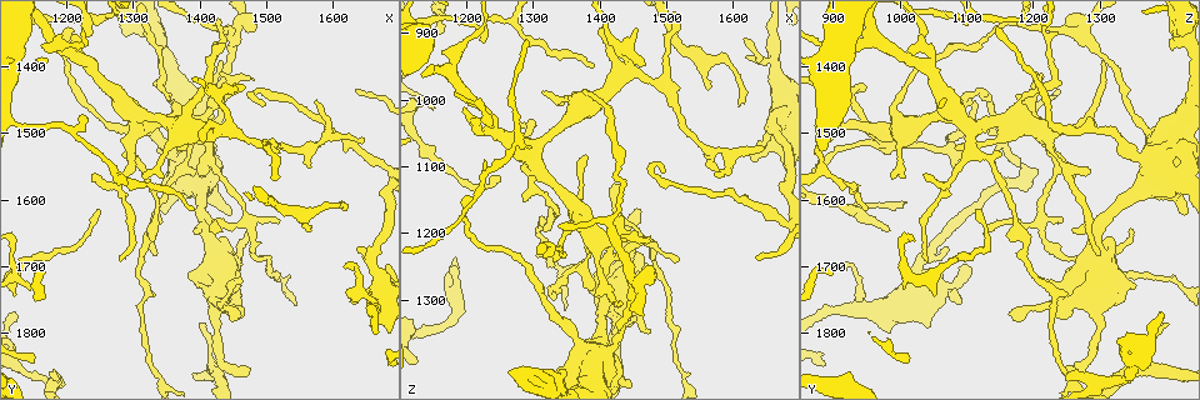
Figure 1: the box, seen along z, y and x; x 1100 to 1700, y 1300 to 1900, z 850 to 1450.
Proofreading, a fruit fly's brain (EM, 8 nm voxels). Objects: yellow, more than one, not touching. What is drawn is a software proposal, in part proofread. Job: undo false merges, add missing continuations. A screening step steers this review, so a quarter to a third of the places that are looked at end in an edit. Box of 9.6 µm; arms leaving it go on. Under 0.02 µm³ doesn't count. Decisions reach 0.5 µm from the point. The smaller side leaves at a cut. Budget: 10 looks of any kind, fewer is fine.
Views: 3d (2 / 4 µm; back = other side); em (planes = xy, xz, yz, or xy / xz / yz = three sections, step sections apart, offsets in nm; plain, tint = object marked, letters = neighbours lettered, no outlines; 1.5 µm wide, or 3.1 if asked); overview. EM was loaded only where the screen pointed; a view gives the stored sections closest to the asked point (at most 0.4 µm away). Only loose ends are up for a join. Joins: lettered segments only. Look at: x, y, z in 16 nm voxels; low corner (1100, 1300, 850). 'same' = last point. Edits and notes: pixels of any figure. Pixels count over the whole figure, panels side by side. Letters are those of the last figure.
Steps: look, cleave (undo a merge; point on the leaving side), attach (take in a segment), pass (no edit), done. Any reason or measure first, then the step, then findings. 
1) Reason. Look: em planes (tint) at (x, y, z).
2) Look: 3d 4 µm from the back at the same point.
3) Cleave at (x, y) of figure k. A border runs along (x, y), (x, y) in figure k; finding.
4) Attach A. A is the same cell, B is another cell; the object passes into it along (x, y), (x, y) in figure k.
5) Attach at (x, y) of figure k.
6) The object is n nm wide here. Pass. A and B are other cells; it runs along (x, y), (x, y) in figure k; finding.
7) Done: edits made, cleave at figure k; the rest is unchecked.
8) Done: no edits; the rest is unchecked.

An open end. Look: em xy step 4 (letters) at (1475, 1420, 1210).

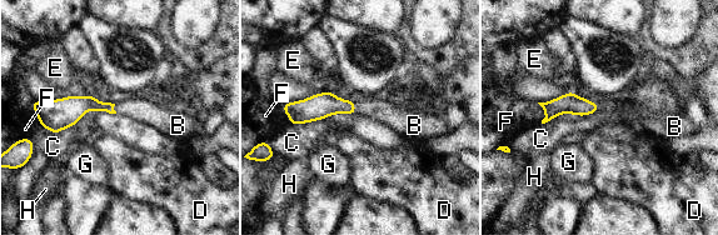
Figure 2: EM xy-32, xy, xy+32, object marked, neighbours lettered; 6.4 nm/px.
Attach at (375, 108) of figure 2. B is the same cell, C, D, E, F, G and H are other cells; the object passes into it along (318, 106), (354, 109), (375, 108) in figure 2; the cell continues.

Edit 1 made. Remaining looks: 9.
Look: overview.

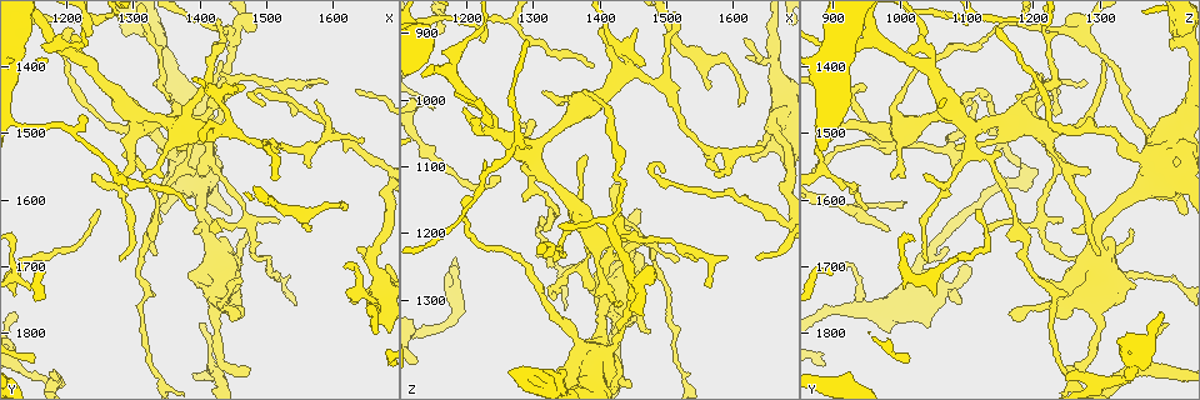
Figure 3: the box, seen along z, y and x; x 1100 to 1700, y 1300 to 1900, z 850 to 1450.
Tapers out. Look: em planes (letters) at (1610, 1605, 1010).

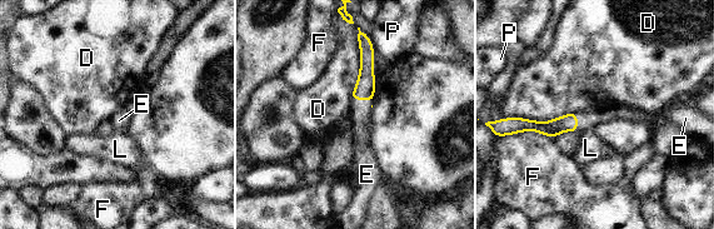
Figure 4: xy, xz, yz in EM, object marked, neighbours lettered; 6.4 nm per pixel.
The longest contact is with D, 460 nm. Attach at (360, 109) of figure 4. E is the same cell, D, F, L and P are other cells; the object passes into it along (364, 89), (363, 99), (360, 109) in figure 4; the cell continues.

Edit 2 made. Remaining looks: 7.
Look: overview.

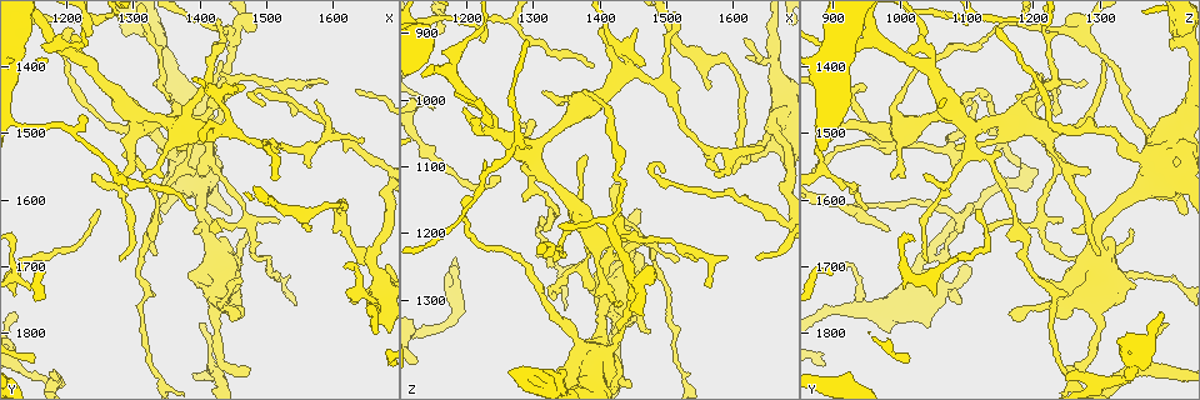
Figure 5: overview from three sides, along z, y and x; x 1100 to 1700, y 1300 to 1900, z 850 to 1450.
Look: em xy step 8 (tint) at (1345, 1440, 1210).

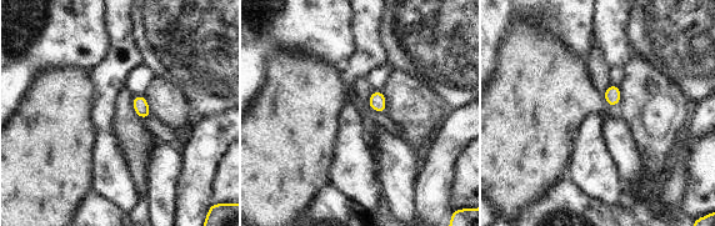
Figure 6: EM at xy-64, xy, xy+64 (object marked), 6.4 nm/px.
Look: em planes (letters) at the same point.

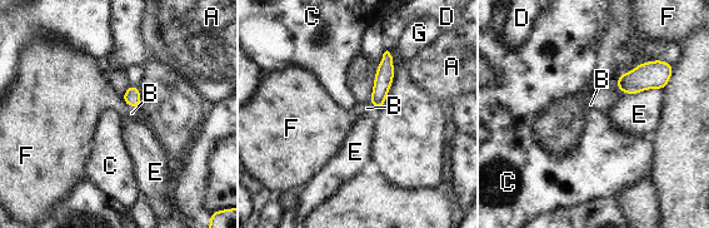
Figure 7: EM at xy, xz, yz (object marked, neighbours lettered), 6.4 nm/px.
The longest contact is with E, 190 nm. Pass. A, B, C, D, E, F and G are other cells; a border runs along (124, 102), (138, 109) in figure 7; continuous, no second cell.

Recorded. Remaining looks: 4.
An open end. Look: em planes (letters) at (1400, 1790, 1405).

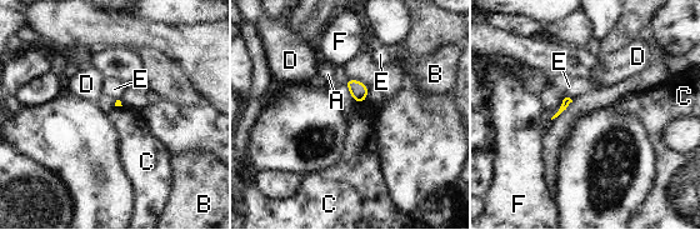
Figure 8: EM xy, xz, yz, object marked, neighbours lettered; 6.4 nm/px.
Pass. A, B, C, D, E and F are other cells; a border runs along (355, 101), (363, 103) in figure 8; no lettered segment goes on from it.

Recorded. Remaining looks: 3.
Done: edits made, attach at figure 2, attach at figure 4; the rest is unchecked.

